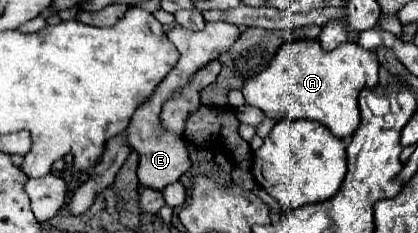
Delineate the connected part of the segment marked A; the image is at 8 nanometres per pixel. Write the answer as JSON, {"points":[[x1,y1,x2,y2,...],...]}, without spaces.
{"points":[[294,40,284,44,262,74,246,80,246,86,242,88,246,104,260,108,274,120,318,120,334,136,342,140,350,138,360,126,358,94,362,88,378,86,380,70,374,52,352,46,356,44,344,42,336,50,326,52,318,40]]}

